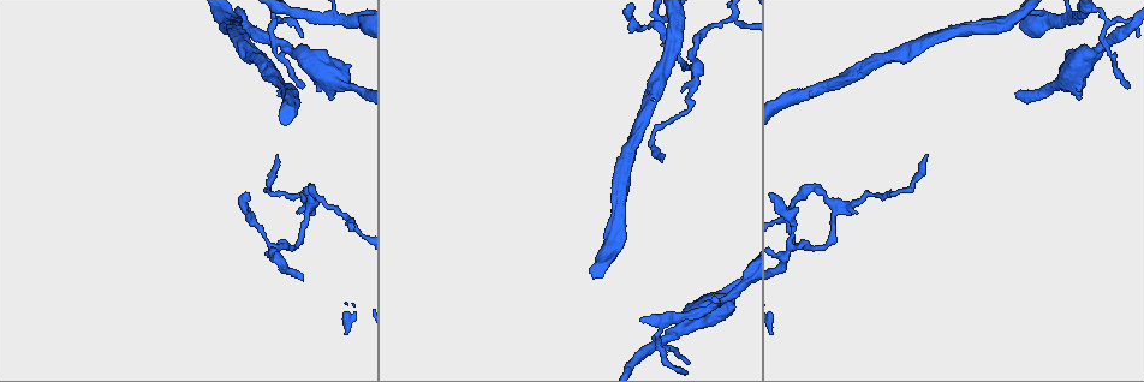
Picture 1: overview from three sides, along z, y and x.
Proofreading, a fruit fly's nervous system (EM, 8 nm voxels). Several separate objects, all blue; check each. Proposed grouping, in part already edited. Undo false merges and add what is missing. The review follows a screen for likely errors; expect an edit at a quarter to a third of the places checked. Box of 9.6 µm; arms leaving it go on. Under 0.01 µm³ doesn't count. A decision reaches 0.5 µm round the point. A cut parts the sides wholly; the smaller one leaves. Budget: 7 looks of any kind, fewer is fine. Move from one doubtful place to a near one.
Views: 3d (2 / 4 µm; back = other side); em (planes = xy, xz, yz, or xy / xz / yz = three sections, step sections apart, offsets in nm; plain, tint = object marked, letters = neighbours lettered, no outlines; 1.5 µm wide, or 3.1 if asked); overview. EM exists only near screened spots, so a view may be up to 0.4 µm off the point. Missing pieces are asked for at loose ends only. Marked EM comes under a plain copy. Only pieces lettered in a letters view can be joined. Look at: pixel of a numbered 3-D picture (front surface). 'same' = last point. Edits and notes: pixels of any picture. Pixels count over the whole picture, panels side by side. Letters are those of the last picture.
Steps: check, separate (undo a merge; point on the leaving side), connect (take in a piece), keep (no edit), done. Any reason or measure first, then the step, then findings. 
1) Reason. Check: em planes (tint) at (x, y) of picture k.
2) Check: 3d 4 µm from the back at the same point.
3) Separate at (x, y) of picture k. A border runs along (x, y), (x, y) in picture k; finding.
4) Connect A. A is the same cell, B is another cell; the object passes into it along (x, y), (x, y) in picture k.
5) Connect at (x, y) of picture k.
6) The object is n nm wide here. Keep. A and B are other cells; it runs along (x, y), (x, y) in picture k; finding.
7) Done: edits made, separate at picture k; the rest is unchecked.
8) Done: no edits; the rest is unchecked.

Four arms meet. Check: 3d 2 µm at (1105, 41) of picture 1.

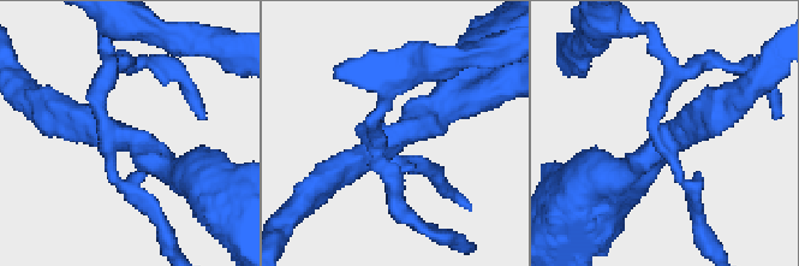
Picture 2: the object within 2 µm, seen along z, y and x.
Shape alone is not enough. Check: em planes (tint) at (114, 133) of picture 2.

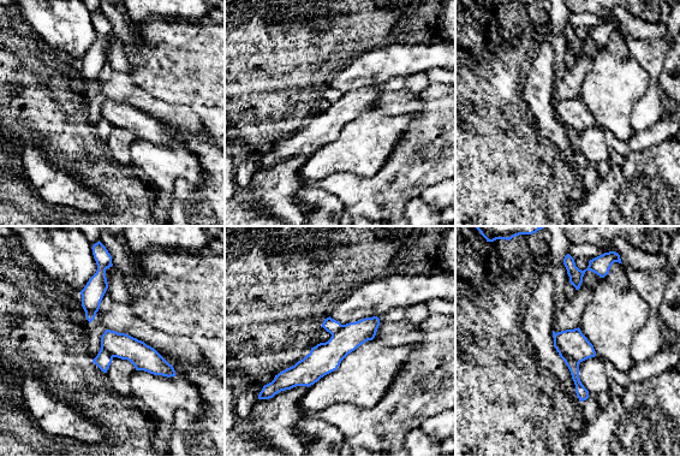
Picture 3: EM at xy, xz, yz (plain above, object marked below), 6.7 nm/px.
Check: em planes (letters) at the same point.

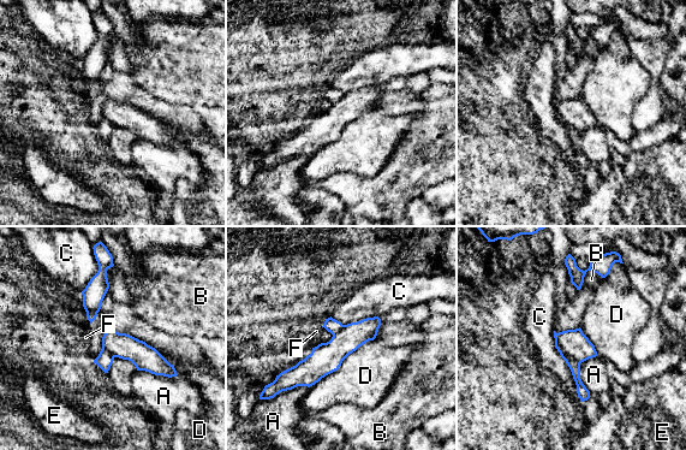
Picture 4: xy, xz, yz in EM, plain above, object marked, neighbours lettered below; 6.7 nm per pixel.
Separate at (573, 343) of picture 4. A, B, C, D, E and F are other cells; the part that leaves runs along (377, 321), (310, 371), (280, 379) in picture 4; a second neuron is stuck on.

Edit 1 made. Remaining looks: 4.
See it whole again. Check: overview.

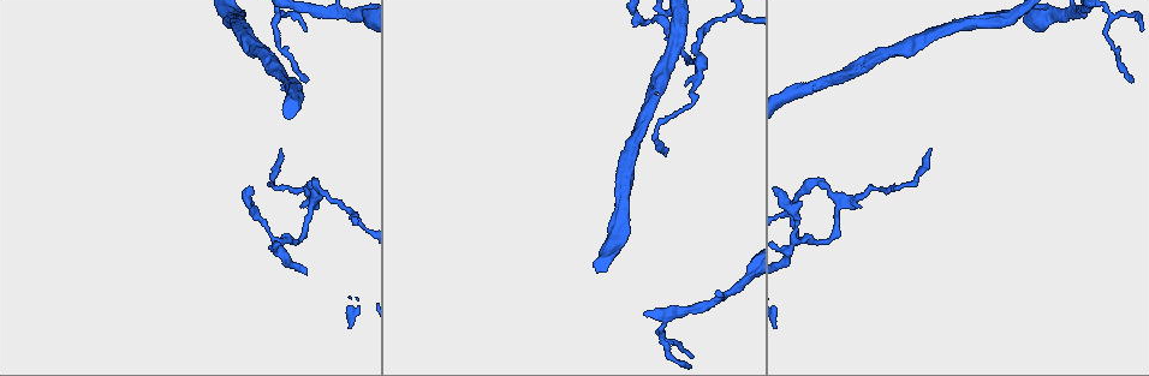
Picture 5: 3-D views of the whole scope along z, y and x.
Check: 3d 2 µm from the back at (1070, 13) of picture 5.

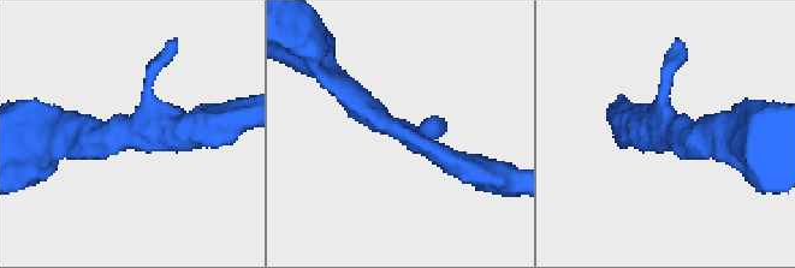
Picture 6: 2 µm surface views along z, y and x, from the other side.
Check: em planes (tint) at (135, 127) of picture 6.

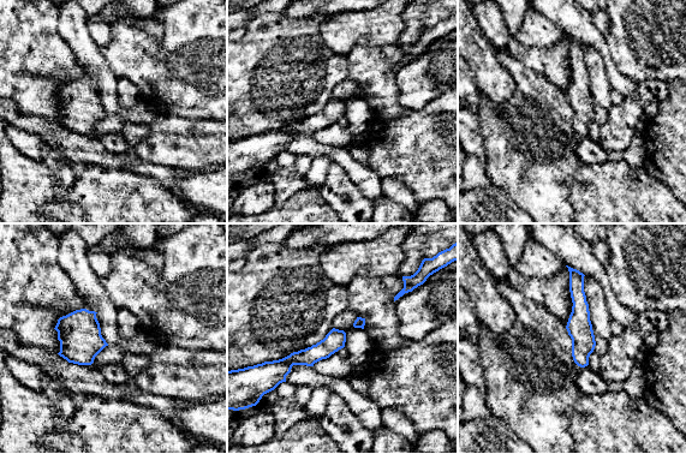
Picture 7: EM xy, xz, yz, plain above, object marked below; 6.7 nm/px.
Check: em planes (letters) at the same point.

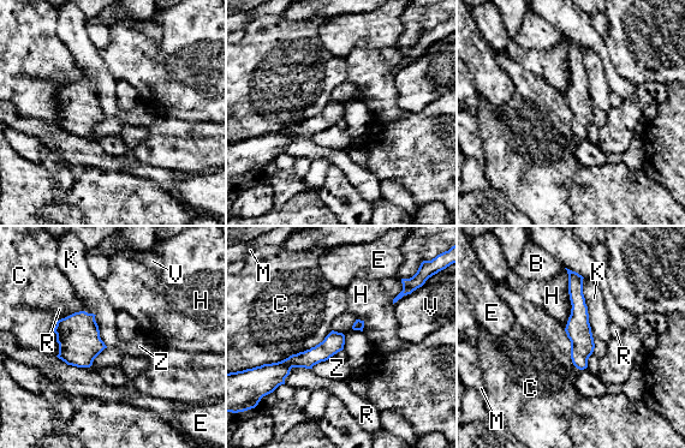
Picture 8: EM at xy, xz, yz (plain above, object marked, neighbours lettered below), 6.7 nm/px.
The longest contact is with C, 550 nm. Keep. B, C, E, H, K, M, R, V and Z are other cells; a border runs along (332, 330), (314, 346), (262, 365) in picture 8; one neuron here.

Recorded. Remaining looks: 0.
Done: edits made, separate at picture 4; the rest is unchecked.

